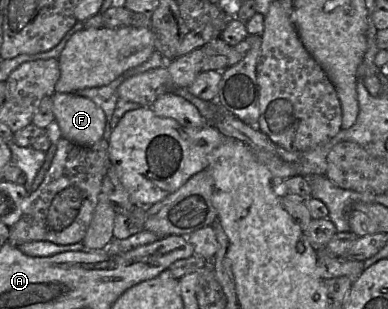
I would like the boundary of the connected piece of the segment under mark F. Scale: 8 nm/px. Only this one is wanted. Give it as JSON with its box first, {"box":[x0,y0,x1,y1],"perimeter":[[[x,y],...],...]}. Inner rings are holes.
{"box":[51,92,106,146],"perimeter":[[[58,92],[51,98],[61,137],[82,146],[92,146],[103,138],[106,117],[91,99]]]}

